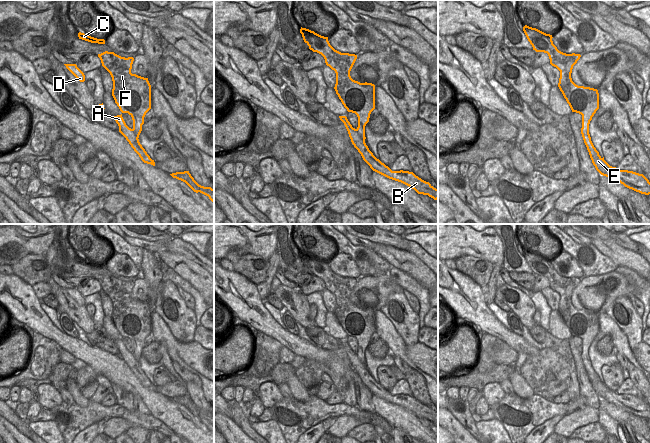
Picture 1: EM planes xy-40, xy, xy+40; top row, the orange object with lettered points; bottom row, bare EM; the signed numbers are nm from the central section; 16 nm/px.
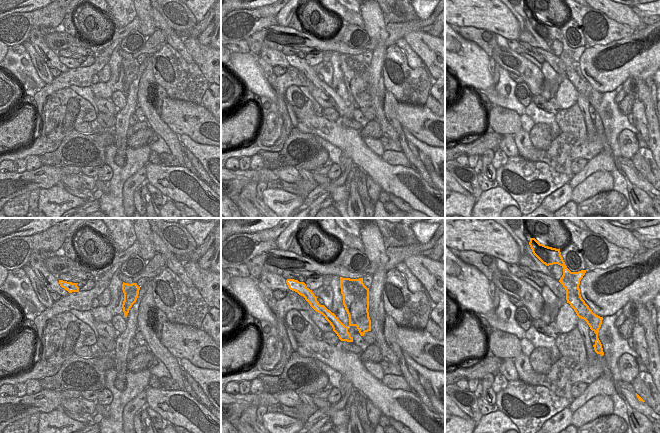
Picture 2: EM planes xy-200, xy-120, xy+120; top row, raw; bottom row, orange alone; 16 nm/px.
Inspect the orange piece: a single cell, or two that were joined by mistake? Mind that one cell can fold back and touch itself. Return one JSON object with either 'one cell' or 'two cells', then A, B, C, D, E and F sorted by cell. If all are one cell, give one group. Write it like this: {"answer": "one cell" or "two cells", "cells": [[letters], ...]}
{"answer": "two cells", "cells": [["A", "B", "D", "E"], ["C", "F"]]}

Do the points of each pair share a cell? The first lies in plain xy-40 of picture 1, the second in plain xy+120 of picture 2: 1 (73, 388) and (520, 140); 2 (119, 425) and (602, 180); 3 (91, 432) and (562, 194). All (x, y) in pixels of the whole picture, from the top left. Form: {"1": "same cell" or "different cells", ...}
{"1": "same cell", "2": "same cell", "3": "same cell"}

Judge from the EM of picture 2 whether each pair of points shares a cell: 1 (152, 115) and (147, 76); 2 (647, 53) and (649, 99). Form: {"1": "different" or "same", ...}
{"1": "same", "2": "different"}

